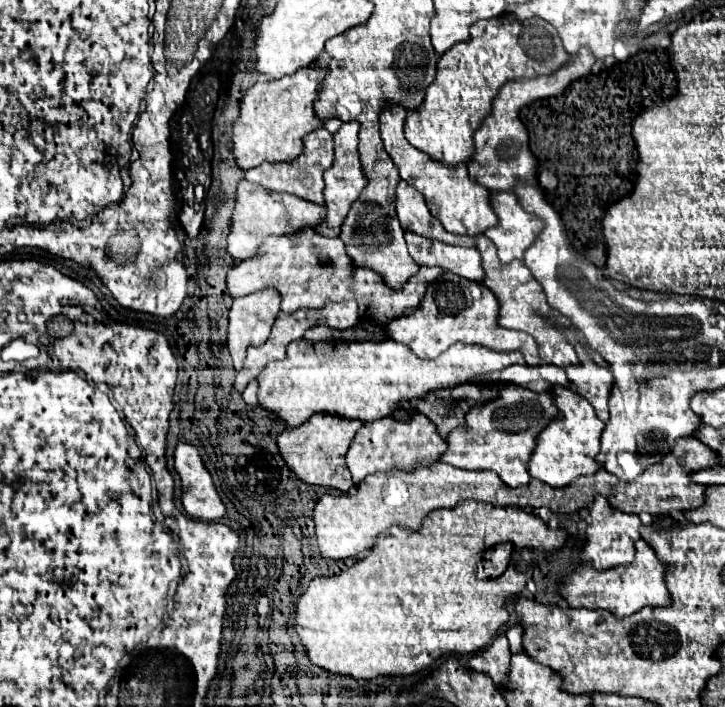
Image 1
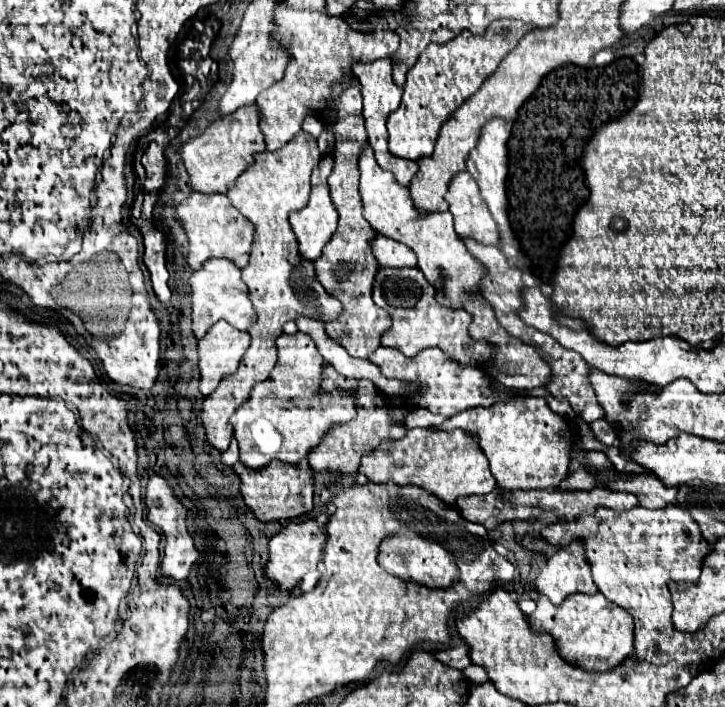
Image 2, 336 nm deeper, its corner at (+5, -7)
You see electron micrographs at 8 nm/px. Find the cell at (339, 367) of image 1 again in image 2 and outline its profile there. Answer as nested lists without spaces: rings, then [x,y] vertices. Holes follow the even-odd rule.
[[[282,333],[276,339],[276,347],[278,363],[270,377],[256,383],[250,399],[230,417],[240,445],[240,461],[250,469],[262,469],[272,459],[284,463],[302,461],[314,447],[318,447],[322,435],[326,435],[332,425],[346,423],[356,415],[356,395],[352,391],[338,389],[322,393],[320,385],[326,361],[308,335]]]

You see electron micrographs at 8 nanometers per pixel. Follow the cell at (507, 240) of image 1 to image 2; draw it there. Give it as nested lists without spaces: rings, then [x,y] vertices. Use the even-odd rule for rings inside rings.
[[[458,173],[454,177],[454,181],[450,183],[450,189],[446,193],[446,201],[450,205],[450,213],[454,215],[454,225],[456,225],[454,229],[460,237],[470,237],[482,245],[498,245],[500,237],[498,237],[496,223],[494,223],[492,215],[488,213],[488,207],[480,195],[476,181],[468,173]]]

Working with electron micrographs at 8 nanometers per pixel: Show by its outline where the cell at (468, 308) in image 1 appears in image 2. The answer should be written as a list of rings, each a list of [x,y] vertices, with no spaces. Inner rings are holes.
[[[382,267],[374,283],[374,303],[380,305],[392,317],[392,327],[382,335],[382,345],[400,349],[406,357],[414,357],[426,347],[438,347],[450,359],[462,363],[462,367],[480,367],[494,355],[490,343],[474,341],[468,333],[472,315],[462,307],[446,307],[436,301],[436,289],[424,279],[418,269],[388,269]]]

